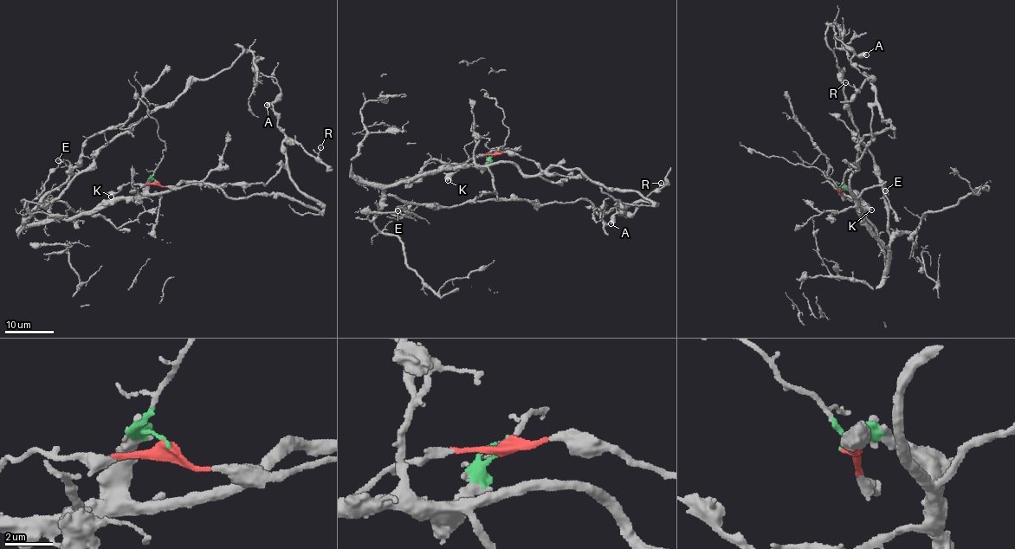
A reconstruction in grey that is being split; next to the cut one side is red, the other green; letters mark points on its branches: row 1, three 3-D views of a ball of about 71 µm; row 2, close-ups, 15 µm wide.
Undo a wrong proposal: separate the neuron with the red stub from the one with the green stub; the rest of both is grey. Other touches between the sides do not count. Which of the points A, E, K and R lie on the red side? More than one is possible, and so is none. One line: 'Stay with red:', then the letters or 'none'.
Stay with red: A, K, R

